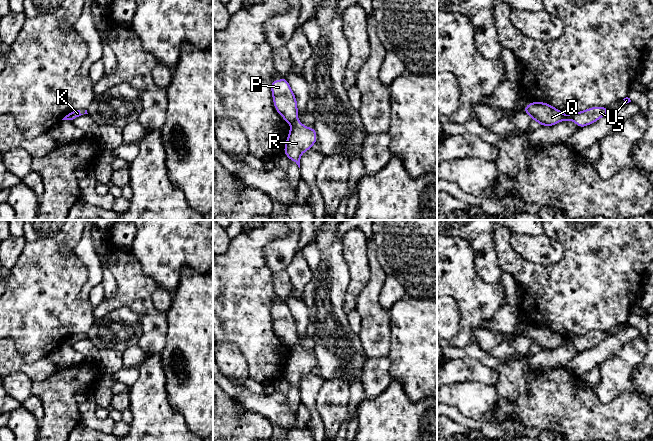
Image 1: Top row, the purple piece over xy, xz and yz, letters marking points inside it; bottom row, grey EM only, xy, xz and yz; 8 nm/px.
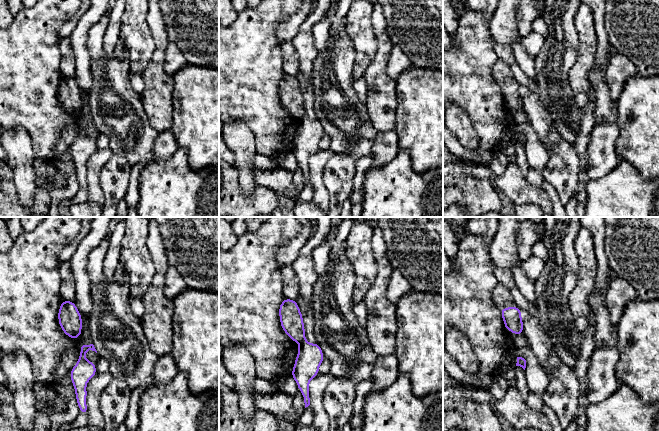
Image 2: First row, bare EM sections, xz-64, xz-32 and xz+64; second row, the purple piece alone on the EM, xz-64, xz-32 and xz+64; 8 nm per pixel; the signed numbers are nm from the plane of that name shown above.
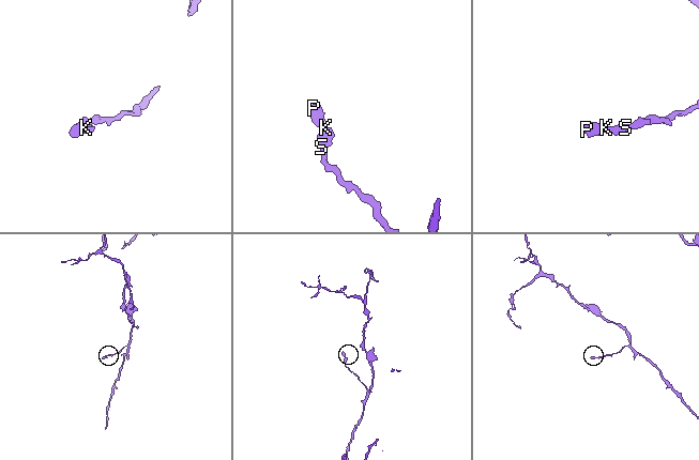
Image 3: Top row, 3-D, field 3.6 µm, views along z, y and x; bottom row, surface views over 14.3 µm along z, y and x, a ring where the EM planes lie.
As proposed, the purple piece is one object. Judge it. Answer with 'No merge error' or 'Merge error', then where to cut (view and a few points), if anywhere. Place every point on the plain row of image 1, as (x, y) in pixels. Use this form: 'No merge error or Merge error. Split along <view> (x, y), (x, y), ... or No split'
Merge error. Split along xz (297, 344), (290, 348)

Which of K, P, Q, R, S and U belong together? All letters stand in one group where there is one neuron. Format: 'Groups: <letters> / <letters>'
Groups: K R S U / P Q

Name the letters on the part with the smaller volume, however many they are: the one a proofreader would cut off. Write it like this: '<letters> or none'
P, Q

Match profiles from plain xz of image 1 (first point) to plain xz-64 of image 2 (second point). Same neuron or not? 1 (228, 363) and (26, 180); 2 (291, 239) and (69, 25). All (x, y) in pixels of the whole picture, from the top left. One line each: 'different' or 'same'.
1: same
2: same

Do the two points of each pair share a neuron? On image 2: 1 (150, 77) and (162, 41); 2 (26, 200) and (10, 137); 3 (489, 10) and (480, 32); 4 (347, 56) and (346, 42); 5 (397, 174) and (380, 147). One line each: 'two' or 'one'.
1: one
2: one
3: two
4: one
5: two

